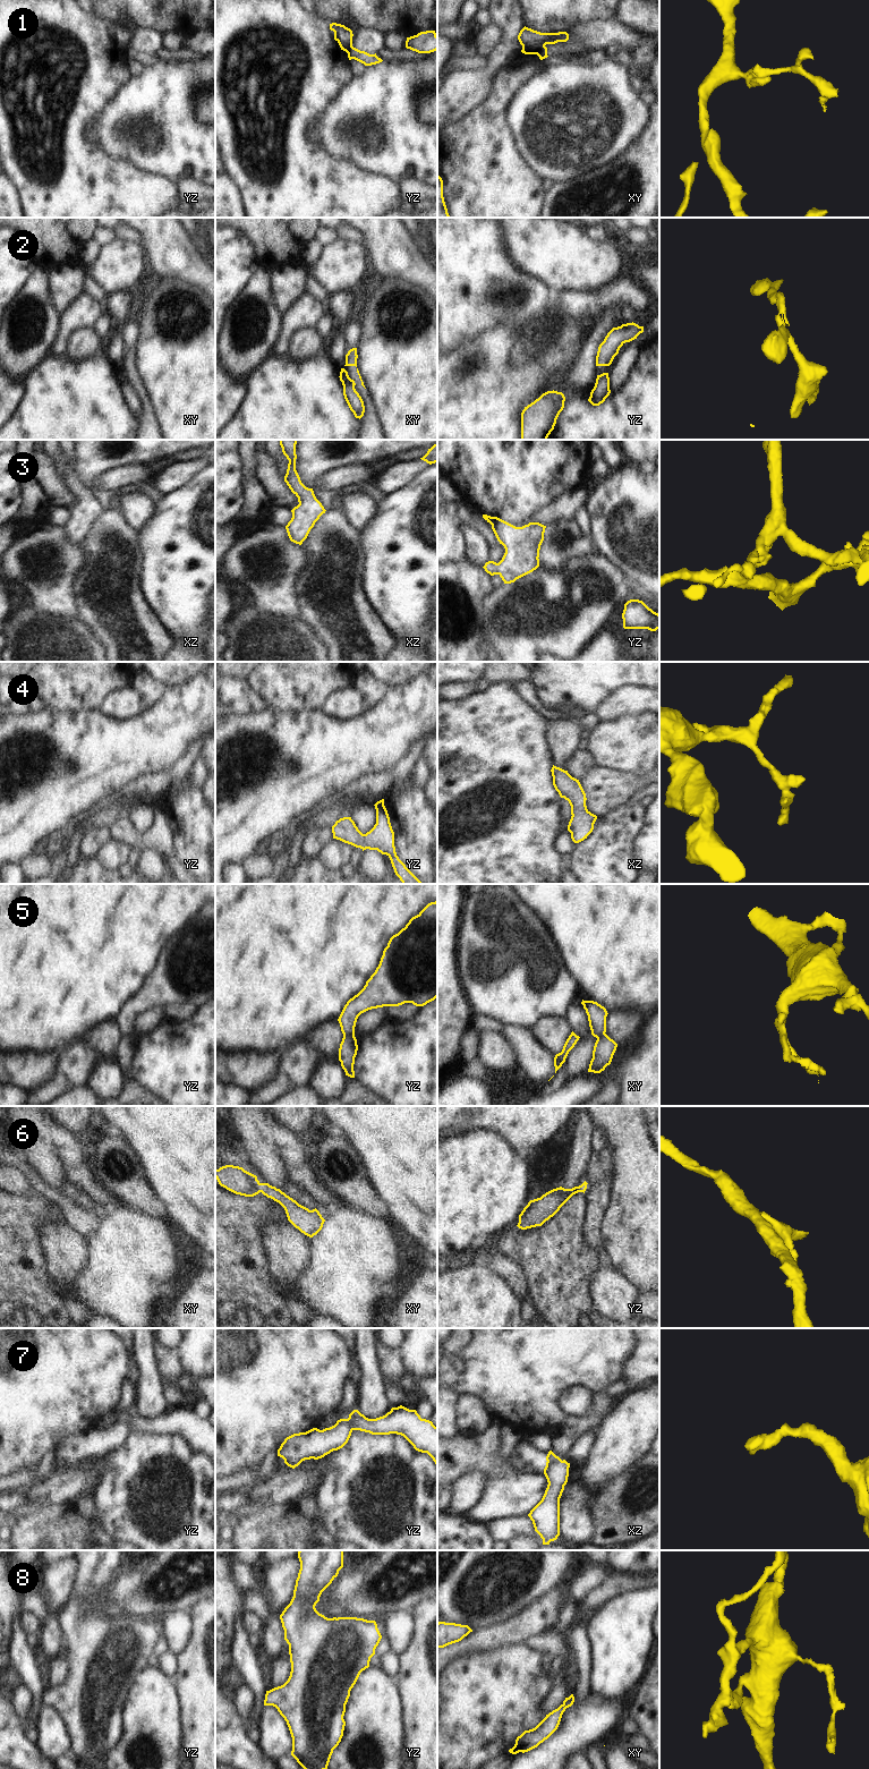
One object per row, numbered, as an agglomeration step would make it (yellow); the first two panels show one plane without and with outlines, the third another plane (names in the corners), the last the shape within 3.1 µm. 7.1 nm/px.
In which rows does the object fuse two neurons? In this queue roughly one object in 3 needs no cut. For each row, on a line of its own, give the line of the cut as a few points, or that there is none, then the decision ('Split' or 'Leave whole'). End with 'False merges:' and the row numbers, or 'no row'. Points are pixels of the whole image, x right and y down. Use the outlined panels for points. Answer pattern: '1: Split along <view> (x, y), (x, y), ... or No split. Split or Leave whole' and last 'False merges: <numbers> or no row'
1: Split along xy (544, 45), (537, 49), (522, 48). Split
2: Split along xy (348, 377), (354, 387). Split
3: No split. Leave whole
4: No split. Leave whole
5: Split along yz (343, 1035), (354, 1036). Split
6: Split along xy (260, 1183), (261, 1191). Split
7: No split. Leave whole
8: No split. Leave whole
False merges: 1, 2, 5, 6

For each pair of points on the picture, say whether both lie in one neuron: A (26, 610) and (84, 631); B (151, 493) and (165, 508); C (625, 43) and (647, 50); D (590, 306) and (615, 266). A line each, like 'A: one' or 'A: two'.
A: one
B: two
C: two
D: two

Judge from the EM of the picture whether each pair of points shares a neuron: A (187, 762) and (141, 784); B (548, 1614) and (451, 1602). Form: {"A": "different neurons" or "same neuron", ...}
{"A": "same neuron", "B": "different neurons"}

